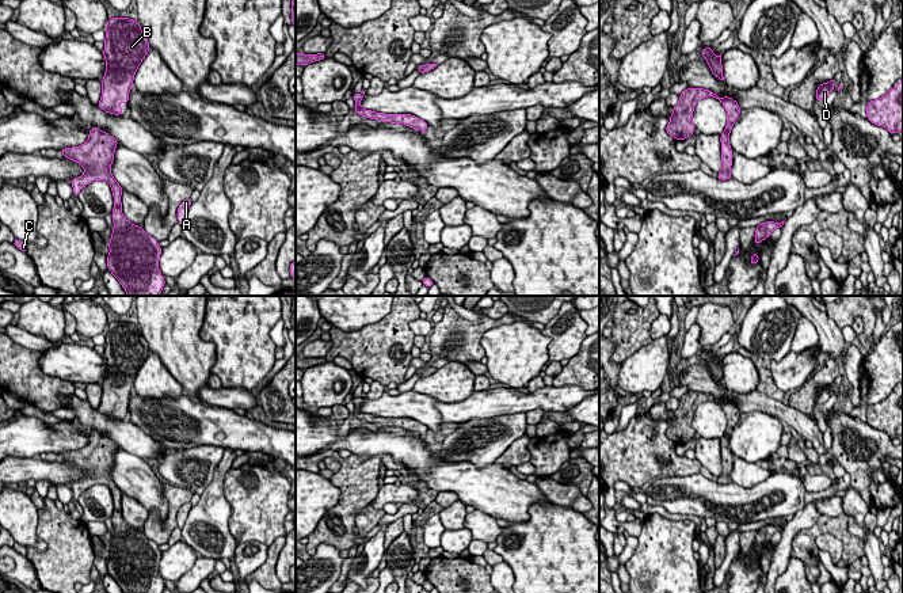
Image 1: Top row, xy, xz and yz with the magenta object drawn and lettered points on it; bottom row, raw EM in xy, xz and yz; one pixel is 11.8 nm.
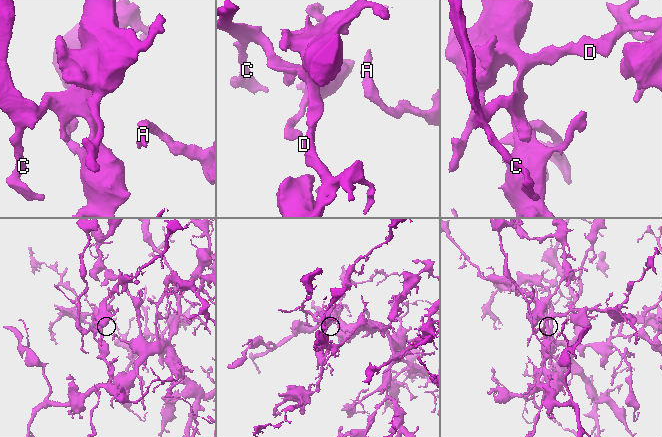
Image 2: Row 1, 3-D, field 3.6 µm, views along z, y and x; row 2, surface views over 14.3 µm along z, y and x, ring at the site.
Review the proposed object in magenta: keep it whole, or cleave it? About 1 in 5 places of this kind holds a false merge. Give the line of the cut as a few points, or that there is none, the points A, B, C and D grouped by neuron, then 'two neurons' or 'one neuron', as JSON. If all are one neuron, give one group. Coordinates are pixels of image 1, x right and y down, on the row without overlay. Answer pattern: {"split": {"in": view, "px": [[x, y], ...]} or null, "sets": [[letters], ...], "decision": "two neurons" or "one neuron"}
{"split": null, "sets": [["A", "B", "C", "D"]], "decision": "one neuron"}

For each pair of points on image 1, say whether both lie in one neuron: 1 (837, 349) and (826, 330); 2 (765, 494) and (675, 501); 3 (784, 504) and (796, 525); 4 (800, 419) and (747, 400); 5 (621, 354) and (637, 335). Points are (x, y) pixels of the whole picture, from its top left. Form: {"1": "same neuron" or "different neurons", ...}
{"1": "same neuron", "2": "same neuron", "3": "different neurons", "4": "same neuron", "5": "same neuron"}

